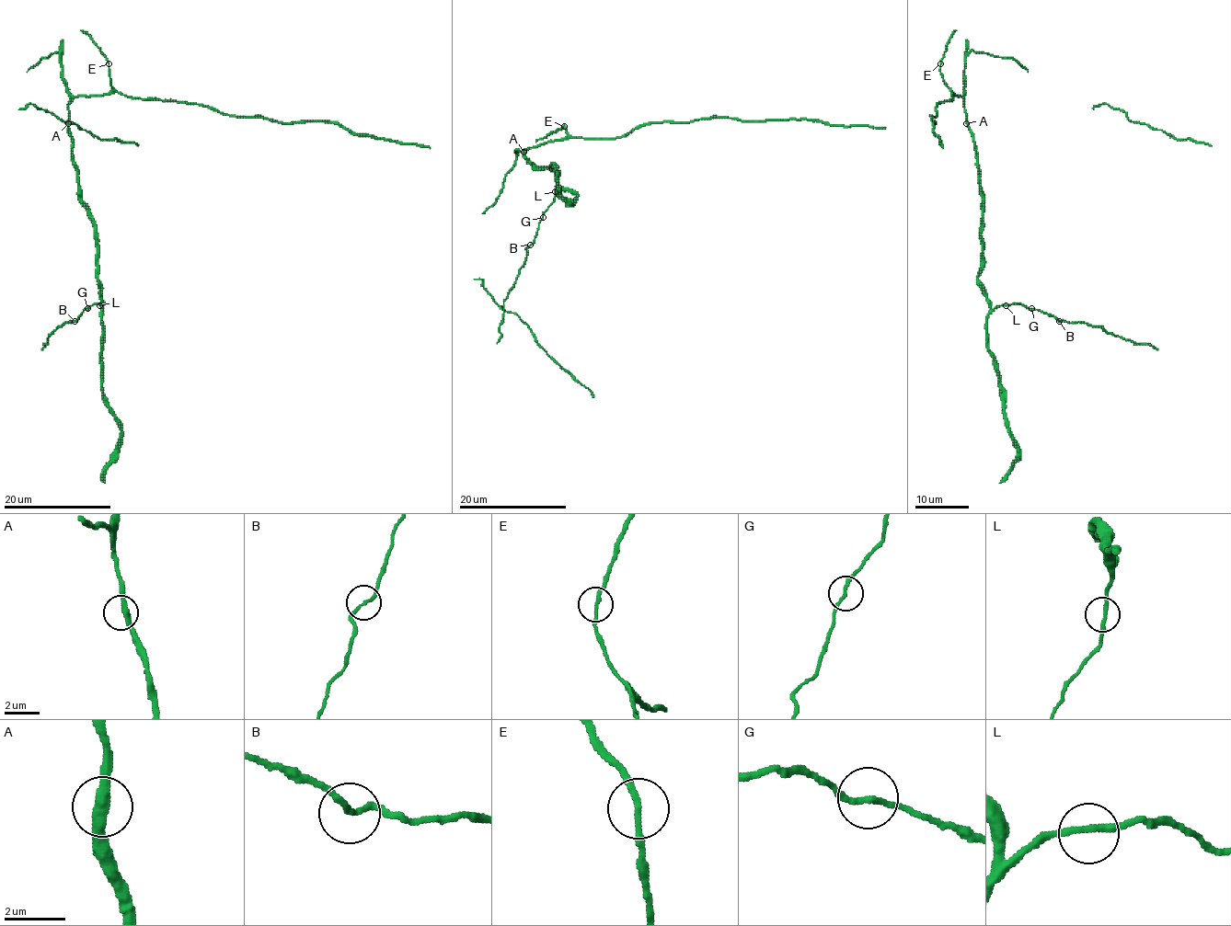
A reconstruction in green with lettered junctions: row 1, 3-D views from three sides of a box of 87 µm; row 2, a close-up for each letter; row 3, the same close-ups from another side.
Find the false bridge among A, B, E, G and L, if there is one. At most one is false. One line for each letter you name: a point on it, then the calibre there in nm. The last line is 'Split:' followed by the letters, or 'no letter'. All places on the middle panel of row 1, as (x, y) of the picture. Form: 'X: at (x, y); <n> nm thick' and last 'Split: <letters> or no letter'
Split: no letter

